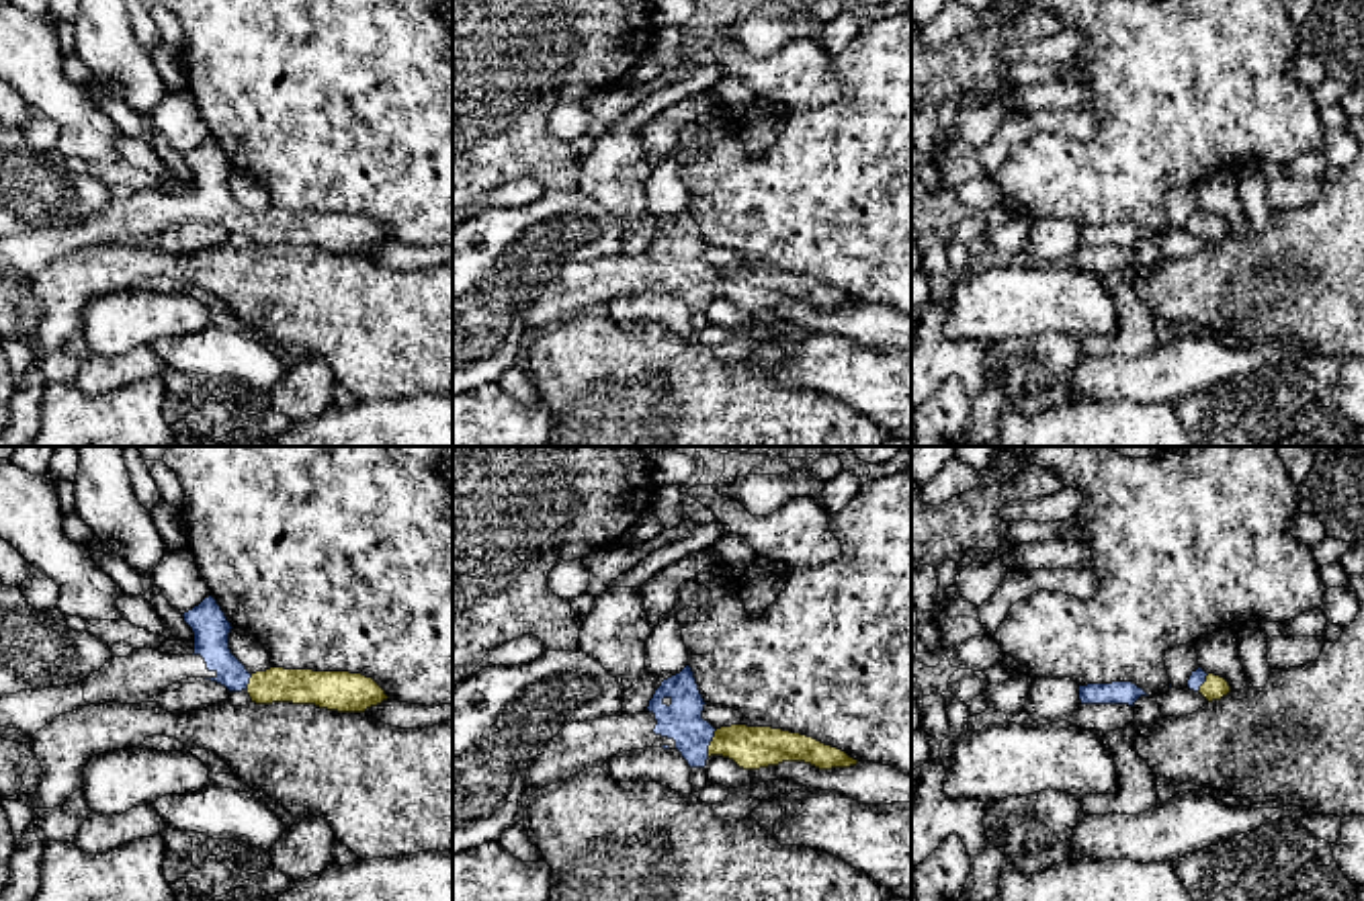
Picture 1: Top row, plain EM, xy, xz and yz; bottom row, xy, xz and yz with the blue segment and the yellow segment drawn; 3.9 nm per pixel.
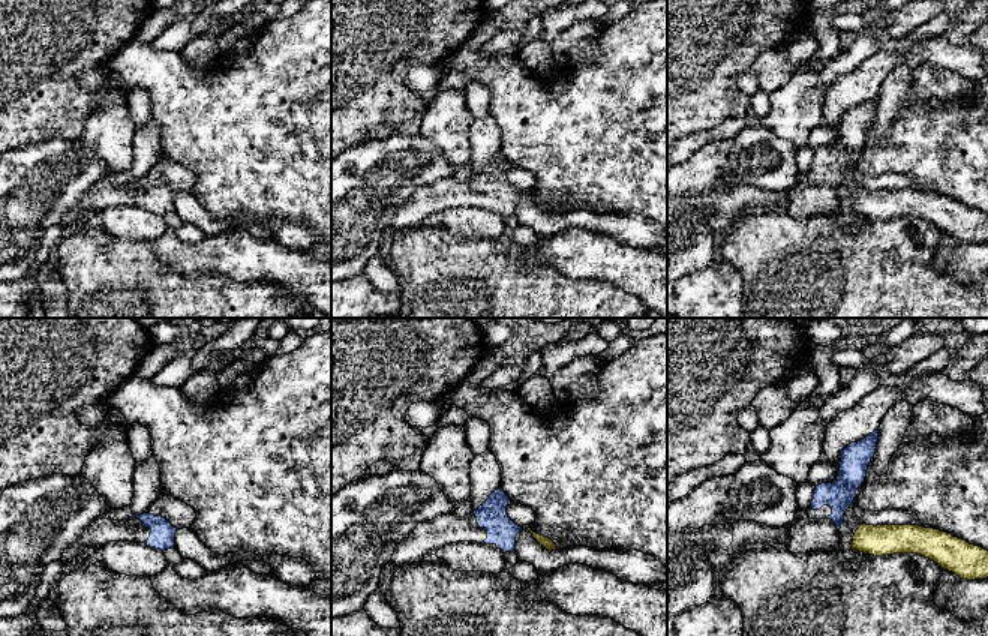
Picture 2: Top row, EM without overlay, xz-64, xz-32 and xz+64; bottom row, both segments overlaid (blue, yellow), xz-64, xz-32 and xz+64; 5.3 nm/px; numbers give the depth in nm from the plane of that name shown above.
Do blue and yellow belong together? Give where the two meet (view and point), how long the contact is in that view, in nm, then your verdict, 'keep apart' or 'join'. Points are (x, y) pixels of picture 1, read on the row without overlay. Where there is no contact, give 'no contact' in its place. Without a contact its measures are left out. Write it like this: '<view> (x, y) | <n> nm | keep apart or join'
xz (709, 285) | 120 nm | join

